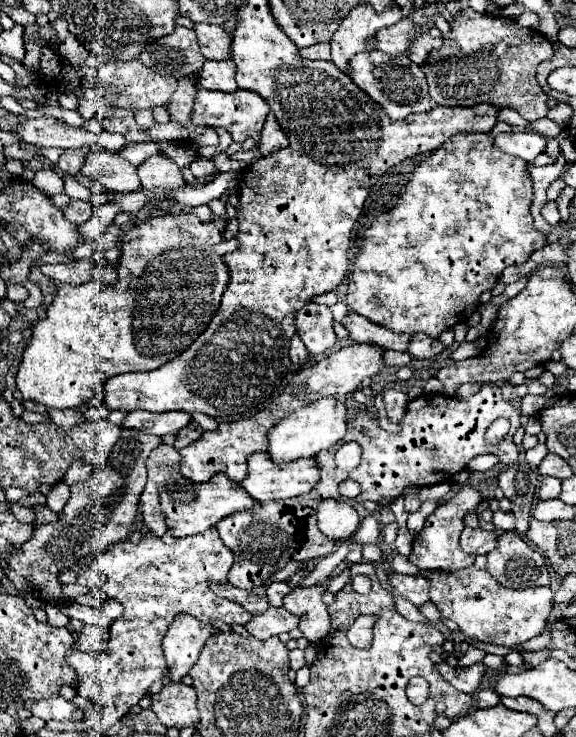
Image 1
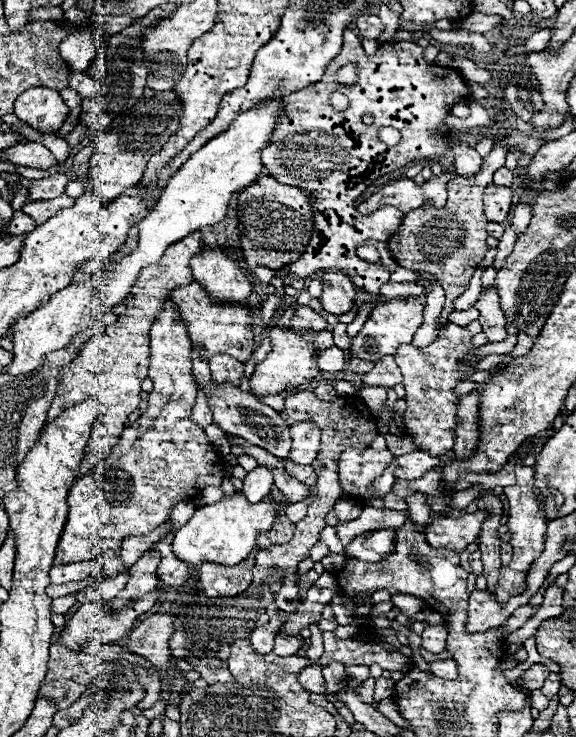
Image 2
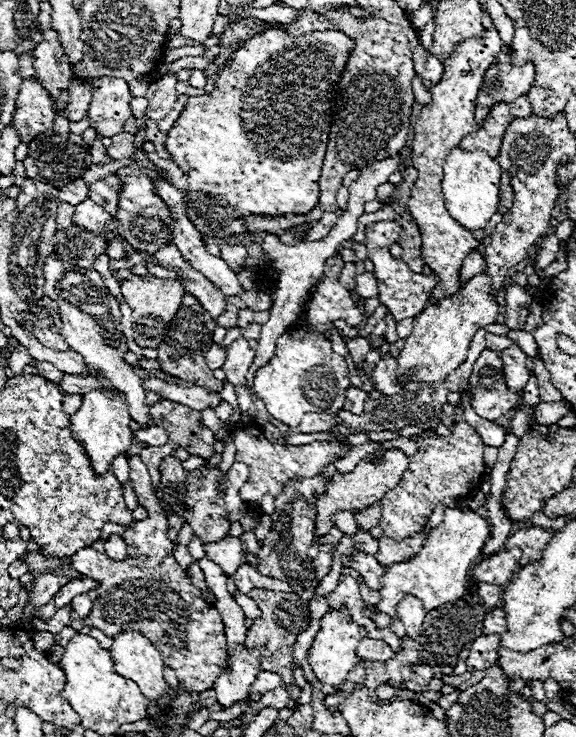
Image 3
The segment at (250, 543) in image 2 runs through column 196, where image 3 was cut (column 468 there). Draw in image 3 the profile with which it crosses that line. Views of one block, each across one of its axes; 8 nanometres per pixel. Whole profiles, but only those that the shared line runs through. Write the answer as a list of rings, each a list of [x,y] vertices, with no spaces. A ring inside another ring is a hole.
[[[446,508],[442,524],[430,532],[418,554],[412,560],[406,560],[404,564],[392,564],[392,568],[388,568],[386,574],[380,578],[382,600],[378,604],[378,610],[394,618],[396,606],[406,594],[420,598],[426,612],[440,608],[446,602],[462,598],[466,594],[468,570],[476,562],[480,550],[488,540],[490,540],[490,524],[486,518],[482,518],[472,510],[464,512],[460,508]]]

